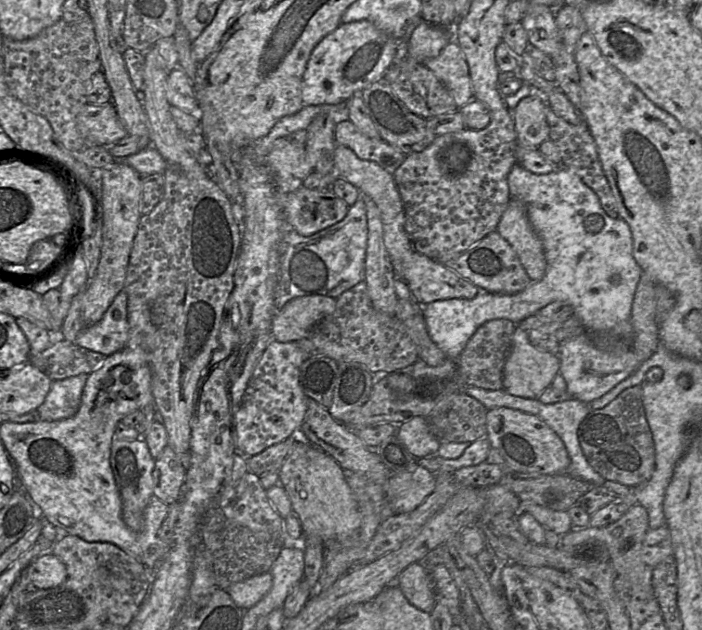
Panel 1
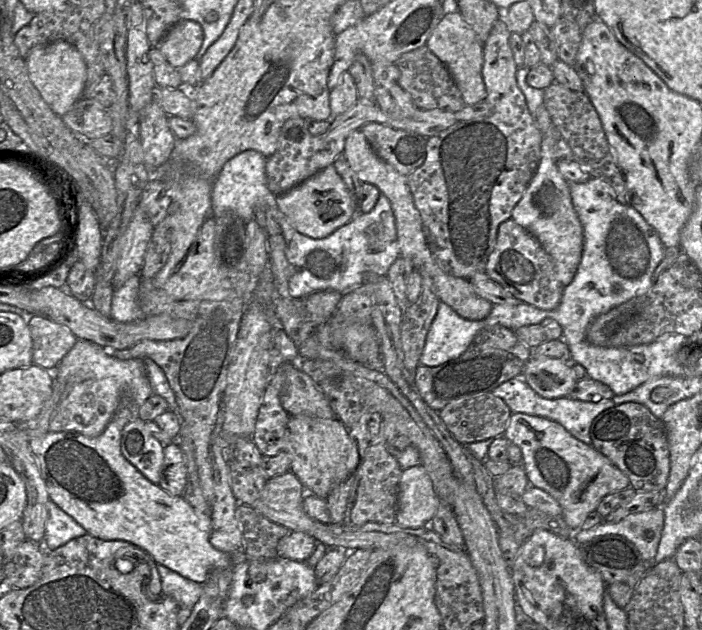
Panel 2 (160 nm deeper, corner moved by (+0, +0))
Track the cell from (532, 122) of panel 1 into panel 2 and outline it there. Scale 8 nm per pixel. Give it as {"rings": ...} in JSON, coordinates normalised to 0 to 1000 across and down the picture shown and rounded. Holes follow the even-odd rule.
{"rings":[[[774,165],[761,184],[772,213],[771,246],[765,268],[744,314],[729,335],[728,348],[756,370],[789,414],[796,446],[808,454],[822,432],[830,397],[830,362],[816,329],[808,287],[796,273],[789,248],[795,206]]]}

